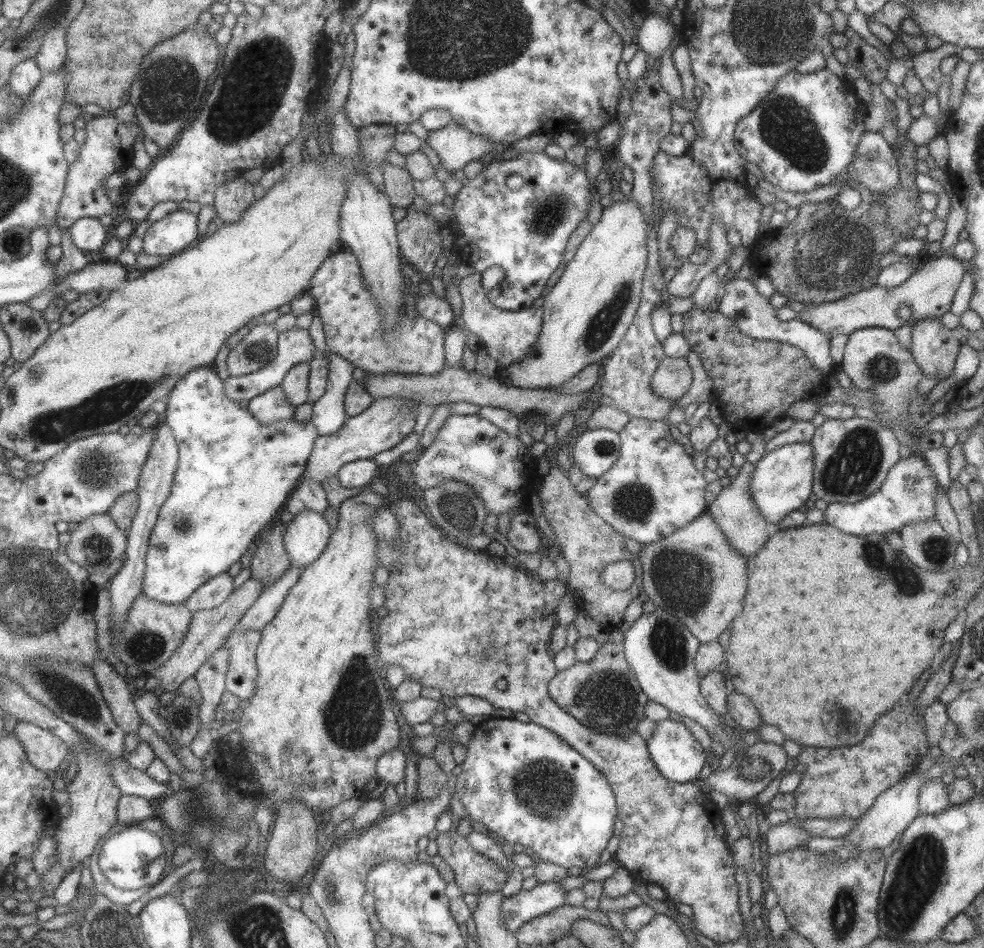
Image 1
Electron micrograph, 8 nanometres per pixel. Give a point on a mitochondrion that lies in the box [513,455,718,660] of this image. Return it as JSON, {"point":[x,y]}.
{"point":[683,579]}

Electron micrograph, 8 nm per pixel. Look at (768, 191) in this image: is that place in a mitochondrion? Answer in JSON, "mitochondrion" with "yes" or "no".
{"mitochondrion":"no"}

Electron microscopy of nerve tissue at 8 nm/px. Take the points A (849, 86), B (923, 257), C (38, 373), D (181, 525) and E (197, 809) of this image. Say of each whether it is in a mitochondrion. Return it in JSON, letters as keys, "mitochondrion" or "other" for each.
{"A":"other","B":"other","C":"mitochondrion","D":"mitochondrion","E":"mitochondrion"}

